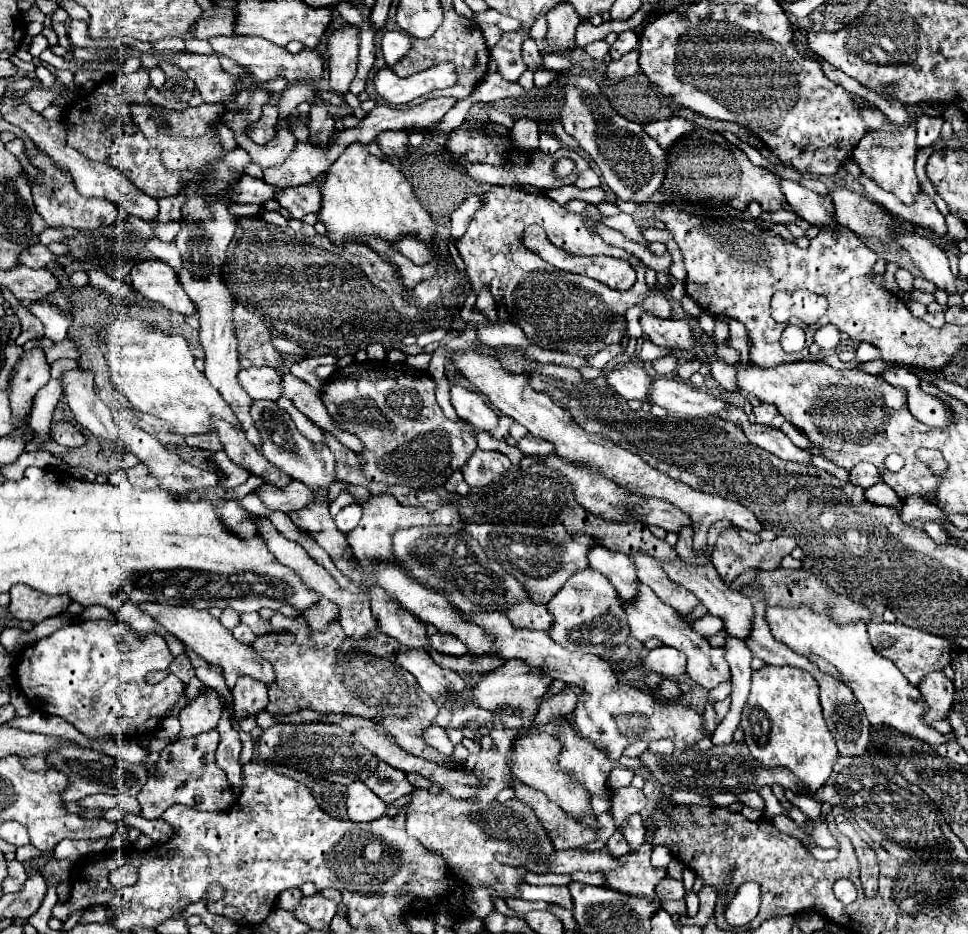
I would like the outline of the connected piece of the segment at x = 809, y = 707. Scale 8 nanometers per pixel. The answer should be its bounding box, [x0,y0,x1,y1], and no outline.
[741,665,837,793]

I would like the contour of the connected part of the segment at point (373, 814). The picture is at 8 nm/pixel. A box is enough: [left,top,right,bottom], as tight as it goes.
[347,781,385,821]

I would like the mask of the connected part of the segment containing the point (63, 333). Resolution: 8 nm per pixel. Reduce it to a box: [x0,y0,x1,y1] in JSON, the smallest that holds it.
[29,303,71,343]

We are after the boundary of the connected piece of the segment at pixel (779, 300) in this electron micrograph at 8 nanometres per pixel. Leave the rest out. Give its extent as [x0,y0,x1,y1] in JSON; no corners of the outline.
[773,291,827,325]

